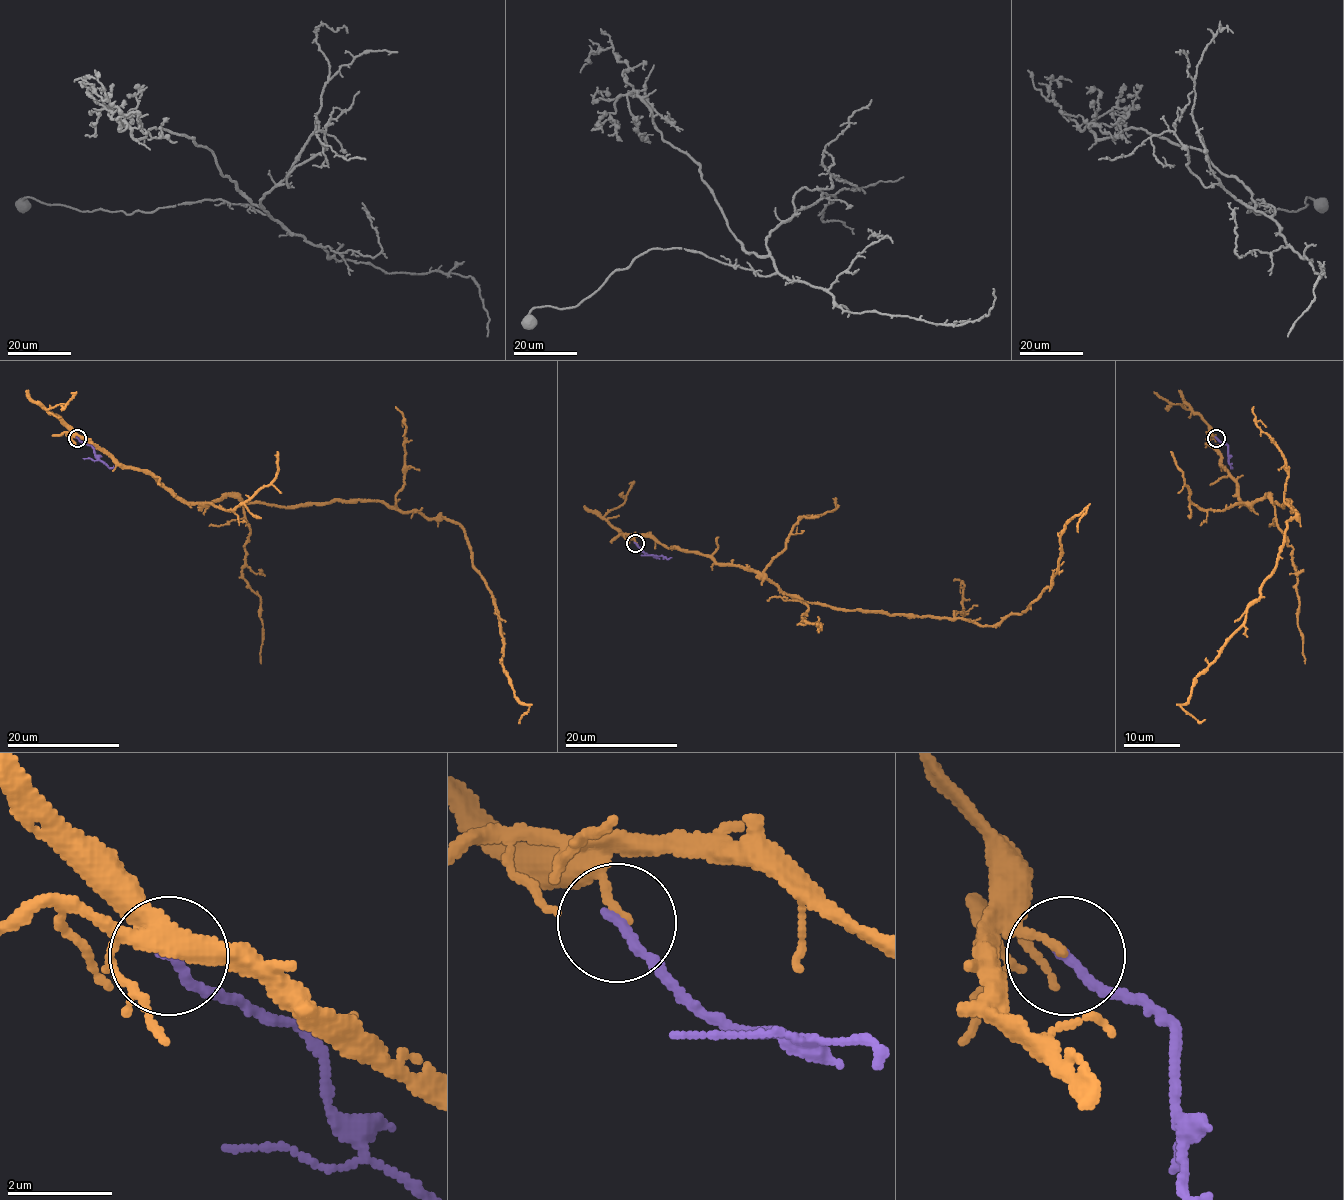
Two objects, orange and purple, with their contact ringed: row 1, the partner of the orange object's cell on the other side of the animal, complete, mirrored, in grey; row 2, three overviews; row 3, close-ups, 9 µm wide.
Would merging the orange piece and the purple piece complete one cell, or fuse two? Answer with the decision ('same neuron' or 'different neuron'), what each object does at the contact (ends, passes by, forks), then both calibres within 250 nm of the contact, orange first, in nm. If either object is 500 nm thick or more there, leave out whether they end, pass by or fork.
different neuron; orange ends; purple ends; calibres 140 and 200 nm

